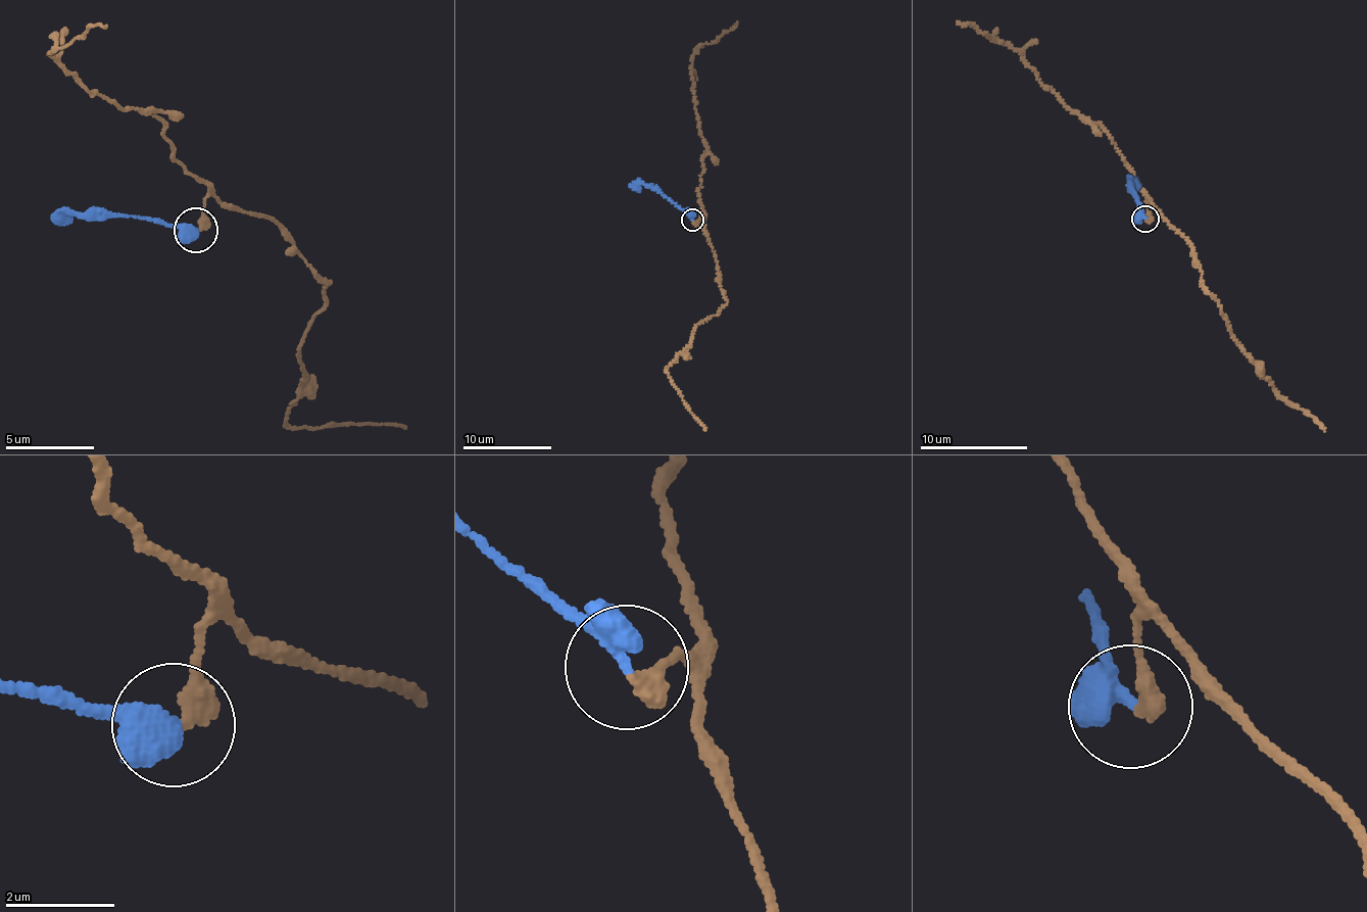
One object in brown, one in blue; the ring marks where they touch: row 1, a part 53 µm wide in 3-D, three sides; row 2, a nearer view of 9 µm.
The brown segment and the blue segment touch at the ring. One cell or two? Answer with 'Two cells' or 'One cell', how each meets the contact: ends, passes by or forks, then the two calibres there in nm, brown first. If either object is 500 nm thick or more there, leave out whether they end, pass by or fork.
Two cells. At the ring brown ends. At the ring blue passes by. Thickness 380 nm (brown) against 360 nm

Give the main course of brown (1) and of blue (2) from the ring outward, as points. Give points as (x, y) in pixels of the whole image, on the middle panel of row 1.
1: (693, 220), (701, 220), (727, 302), (717, 314), (695, 328), (691, 342), (667, 372), (704, 430)
2: (693, 220), (655, 190), (634, 184), (629, 187)

